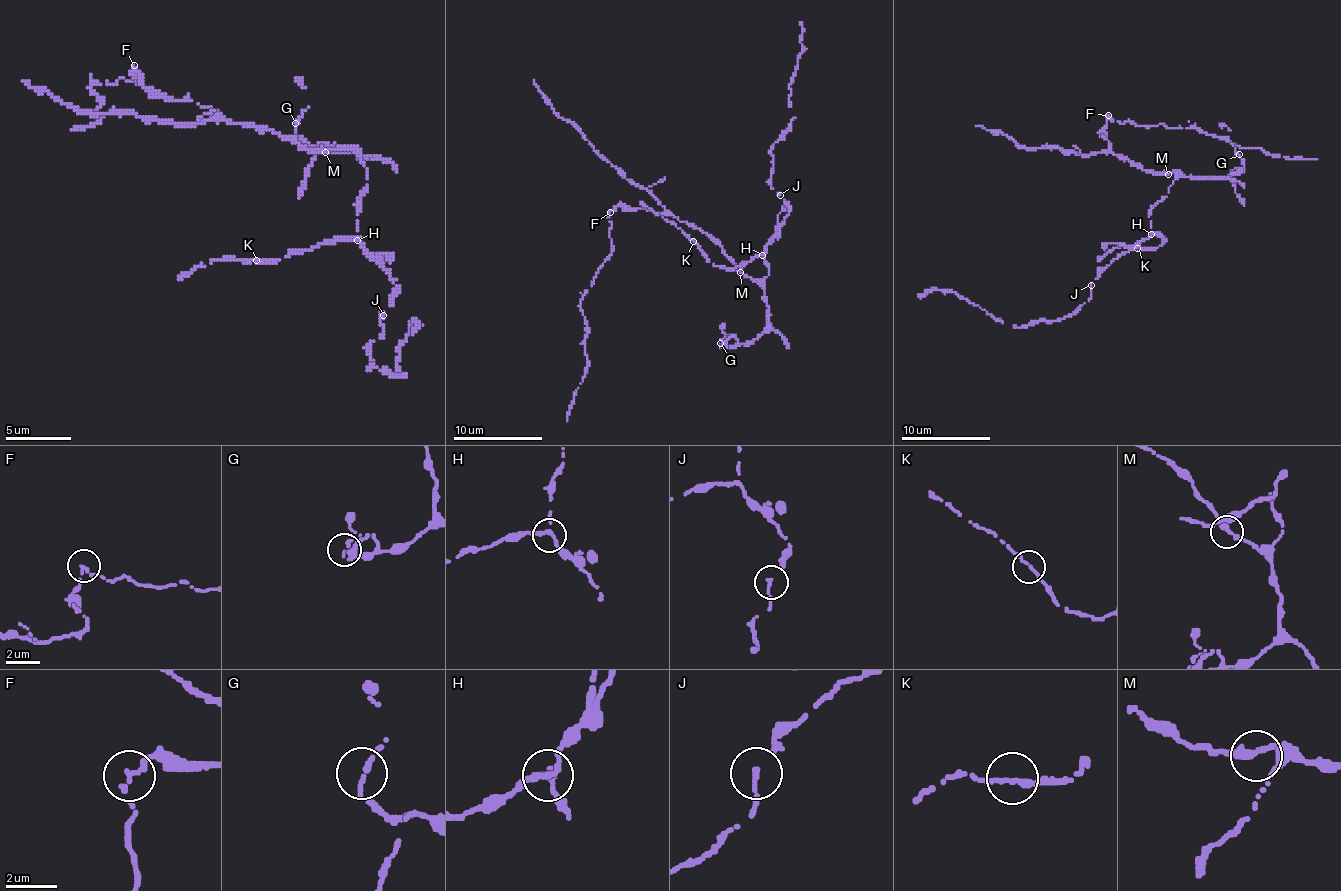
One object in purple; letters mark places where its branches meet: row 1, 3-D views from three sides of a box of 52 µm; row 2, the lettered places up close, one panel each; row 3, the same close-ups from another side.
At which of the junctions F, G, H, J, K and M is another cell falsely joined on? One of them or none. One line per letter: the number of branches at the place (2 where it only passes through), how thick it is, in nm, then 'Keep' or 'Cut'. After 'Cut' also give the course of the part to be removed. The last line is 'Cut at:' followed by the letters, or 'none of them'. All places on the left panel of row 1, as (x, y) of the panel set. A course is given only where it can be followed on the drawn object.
F: Branches: 2. Thickness 190 nm. Cut. Course of the part to remove: (133, 65), (136, 81), (123, 78), (91, 87), (100, 100), (97, 113), (100, 120), (84, 130), (71, 130)
G: Branches: 2. Thickness 190 nm. Keep
H: Branches: 2. Thickness 240 nm. Keep
J: Branches: 2. Thickness 150 nm. Keep
K: Branches: 2. Thickness 200 nm. Keep
M: Branches: 2. Thickness 300 nm. Keep
Cut at: F

